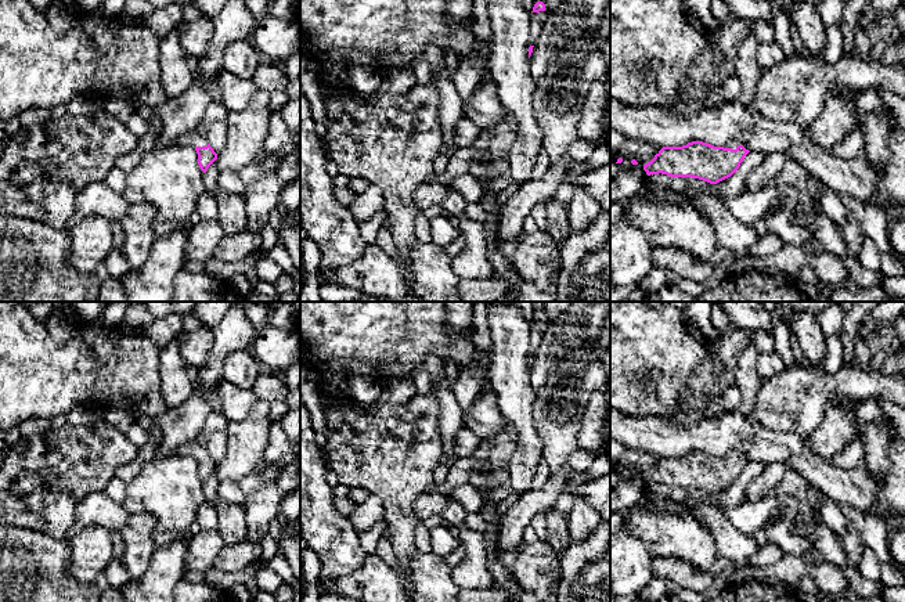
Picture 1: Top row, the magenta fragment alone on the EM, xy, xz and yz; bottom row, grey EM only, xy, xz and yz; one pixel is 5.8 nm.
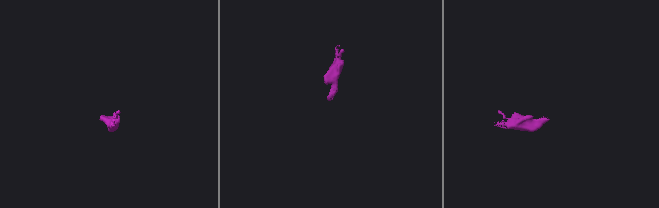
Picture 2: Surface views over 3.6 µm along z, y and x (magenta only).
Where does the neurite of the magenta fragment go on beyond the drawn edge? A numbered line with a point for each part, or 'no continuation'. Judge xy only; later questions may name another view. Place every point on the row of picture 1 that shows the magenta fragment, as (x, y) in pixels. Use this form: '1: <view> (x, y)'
1: xy (197, 137)

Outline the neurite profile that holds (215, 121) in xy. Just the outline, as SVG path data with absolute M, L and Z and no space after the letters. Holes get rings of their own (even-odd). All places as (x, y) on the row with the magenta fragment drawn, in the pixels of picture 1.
M212 102L206 108L201 123L209 145L216 154L221 152L227 143L228 111L220 102Z

